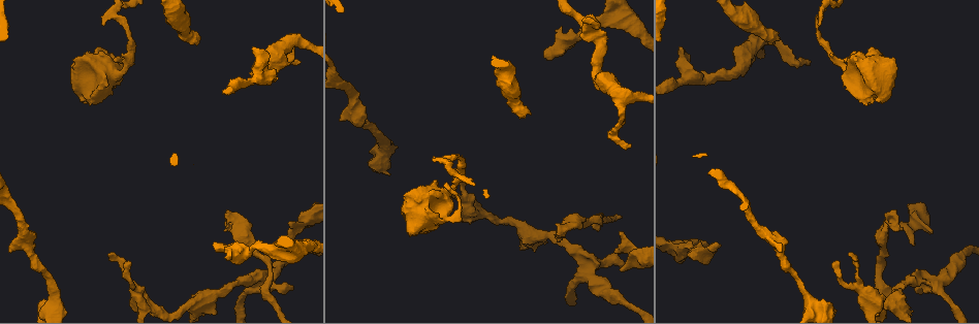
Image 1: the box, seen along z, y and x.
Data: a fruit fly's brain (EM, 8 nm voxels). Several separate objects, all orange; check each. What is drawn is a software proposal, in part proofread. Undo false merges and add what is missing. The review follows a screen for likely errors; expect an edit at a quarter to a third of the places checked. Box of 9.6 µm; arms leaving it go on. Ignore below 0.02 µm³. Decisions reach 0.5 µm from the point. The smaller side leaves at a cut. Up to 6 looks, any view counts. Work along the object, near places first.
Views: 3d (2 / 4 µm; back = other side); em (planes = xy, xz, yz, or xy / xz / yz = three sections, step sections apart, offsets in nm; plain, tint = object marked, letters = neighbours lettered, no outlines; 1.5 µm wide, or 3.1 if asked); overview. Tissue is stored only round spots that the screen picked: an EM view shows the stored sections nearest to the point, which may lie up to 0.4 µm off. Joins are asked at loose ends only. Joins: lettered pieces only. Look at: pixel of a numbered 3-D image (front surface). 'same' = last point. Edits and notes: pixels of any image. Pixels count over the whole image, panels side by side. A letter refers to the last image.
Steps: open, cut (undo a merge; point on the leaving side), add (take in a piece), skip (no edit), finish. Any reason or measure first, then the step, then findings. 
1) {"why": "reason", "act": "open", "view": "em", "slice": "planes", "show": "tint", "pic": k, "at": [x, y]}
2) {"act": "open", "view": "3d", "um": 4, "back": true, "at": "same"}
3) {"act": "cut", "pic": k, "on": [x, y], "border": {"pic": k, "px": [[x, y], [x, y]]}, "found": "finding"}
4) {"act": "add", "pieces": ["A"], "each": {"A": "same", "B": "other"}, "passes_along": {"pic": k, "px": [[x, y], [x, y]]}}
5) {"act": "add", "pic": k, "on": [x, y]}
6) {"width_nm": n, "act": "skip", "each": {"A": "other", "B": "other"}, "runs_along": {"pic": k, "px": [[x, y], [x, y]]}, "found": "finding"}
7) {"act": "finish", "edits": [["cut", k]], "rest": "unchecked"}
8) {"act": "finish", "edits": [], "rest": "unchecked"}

{"why": "tapers out", "act": "open", "view": "3d", "um": 2, "back": true, "pic": 1, "at": [819, 24]}

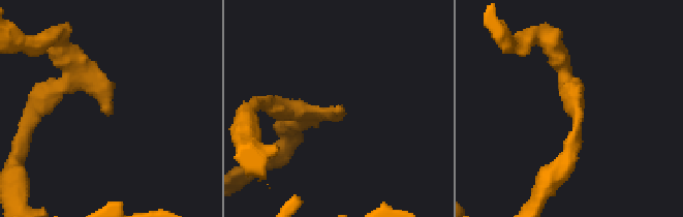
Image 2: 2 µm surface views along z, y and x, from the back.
{"arm_widths_nm": [170, 190], "act": "open", "view": "em", "slice": "planes", "show": "tint", "pic": 2, "at": [106, 114]}

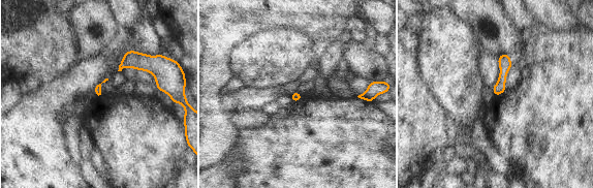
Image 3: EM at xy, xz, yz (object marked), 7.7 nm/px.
{"act": "open", "view": "em", "slice": "planes", "show": "letters", "at": "same"}

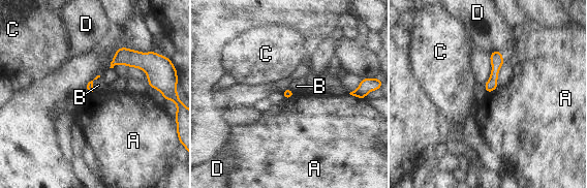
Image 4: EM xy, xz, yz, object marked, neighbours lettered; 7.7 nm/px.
{"act": "skip", "each": {"A": "other", "B": "other", "C": "other", "D": "other"}, "border": {"pic": 4, "px": [[294, 93], [285, 99]]}, "found": "none of them fits"}

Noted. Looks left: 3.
{"why": "calibre changes", "act": "open", "view": "em", "slice": "planes", "show": "letters", "pic": 1, "at": [460, 202]}

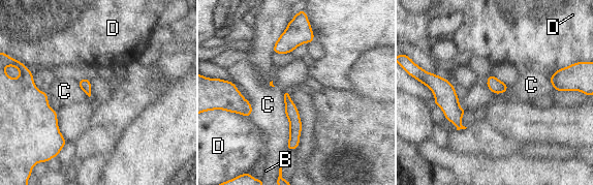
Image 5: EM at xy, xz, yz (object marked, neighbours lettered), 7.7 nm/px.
{"width_nm": 100, "act": "skip", "each": {"B": "other", "C": "other", "D": "other"}, "border": {"pic": 5, "px": [[282, 91], [288, 121], [287, 149]]}, "found": "one cell here"}

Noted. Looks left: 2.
{"why": "abrupt turn", "act": "open", "view": "em", "slice": "xy", "step": 8, "show": "letters", "pic": 1, "at": [474, 212]}

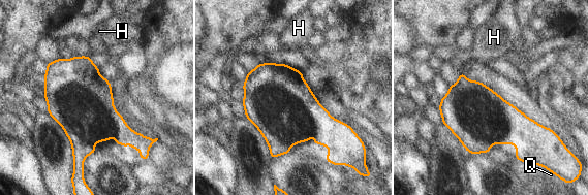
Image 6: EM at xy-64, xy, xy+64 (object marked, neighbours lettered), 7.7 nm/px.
{"why": "cut it another way", "act": "open", "view": "em", "slice": "planes", "show": "letters", "at": "same"}

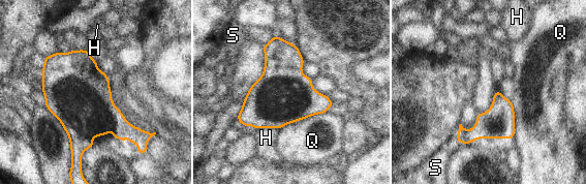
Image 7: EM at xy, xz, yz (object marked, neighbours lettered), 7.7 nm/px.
{"width_nm": 400, "act": "skip", "each": {"H": "other", "Q": "other", "S": "other"}, "found": "one cell here"}

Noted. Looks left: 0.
{"act": "finish", "edits": [], "rest": "unchecked"}

